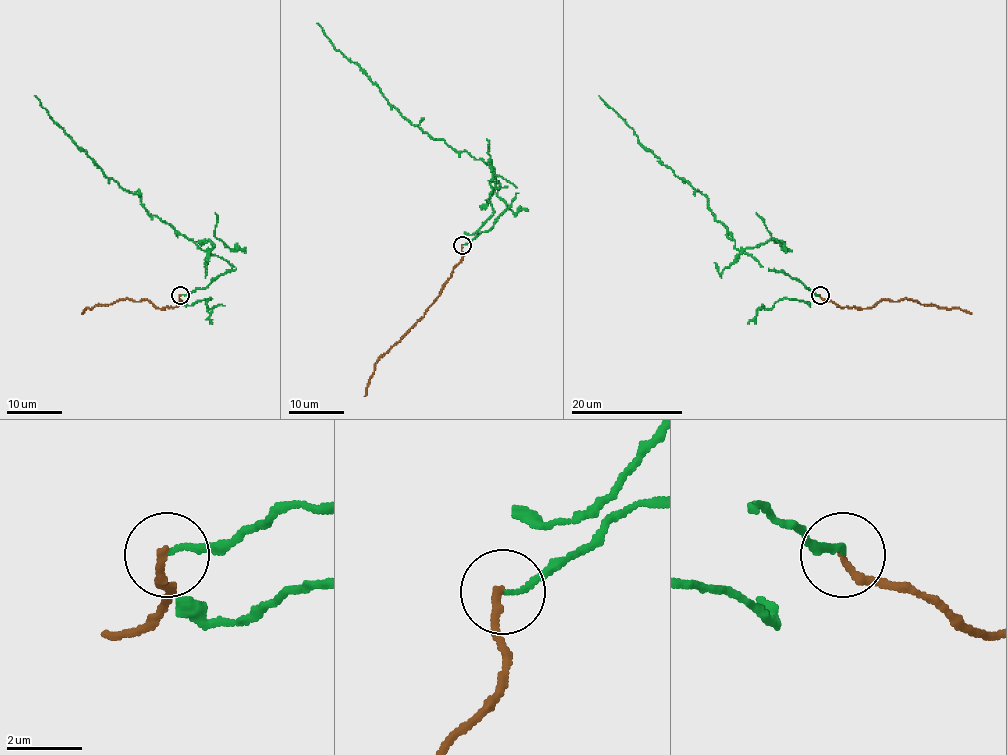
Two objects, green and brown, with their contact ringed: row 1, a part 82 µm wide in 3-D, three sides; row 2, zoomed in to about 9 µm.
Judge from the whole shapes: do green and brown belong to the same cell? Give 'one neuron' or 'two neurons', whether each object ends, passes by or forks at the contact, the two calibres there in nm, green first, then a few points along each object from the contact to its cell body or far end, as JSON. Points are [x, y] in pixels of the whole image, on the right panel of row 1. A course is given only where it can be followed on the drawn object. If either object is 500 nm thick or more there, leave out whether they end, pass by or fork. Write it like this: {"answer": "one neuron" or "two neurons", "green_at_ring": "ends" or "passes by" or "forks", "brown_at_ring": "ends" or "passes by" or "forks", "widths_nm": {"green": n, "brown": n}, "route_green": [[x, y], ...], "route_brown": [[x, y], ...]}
{"answer": "two neurons", "green_at_ring": "ends", "brown_at_ring": "ends", "widths_nm": {"green": 140, "brown": 220}, "route_green": [[820, 296], [735, 247], [727, 228], [711, 212], [707, 198], [639, 141], [635, 132], [599, 95]], "route_brown": [[820, 296], [841, 307], [871, 308], [882, 300], [912, 299], [921, 304], [971, 314]]}

